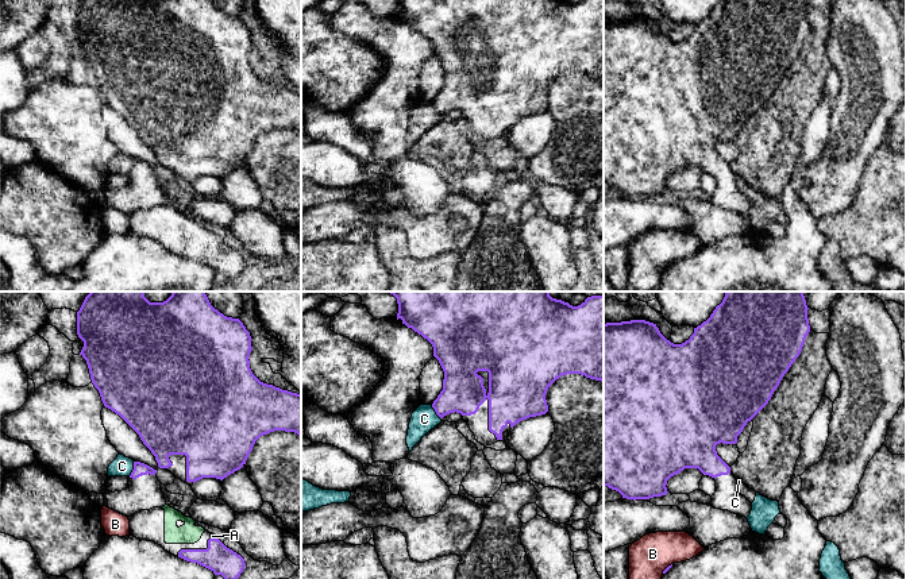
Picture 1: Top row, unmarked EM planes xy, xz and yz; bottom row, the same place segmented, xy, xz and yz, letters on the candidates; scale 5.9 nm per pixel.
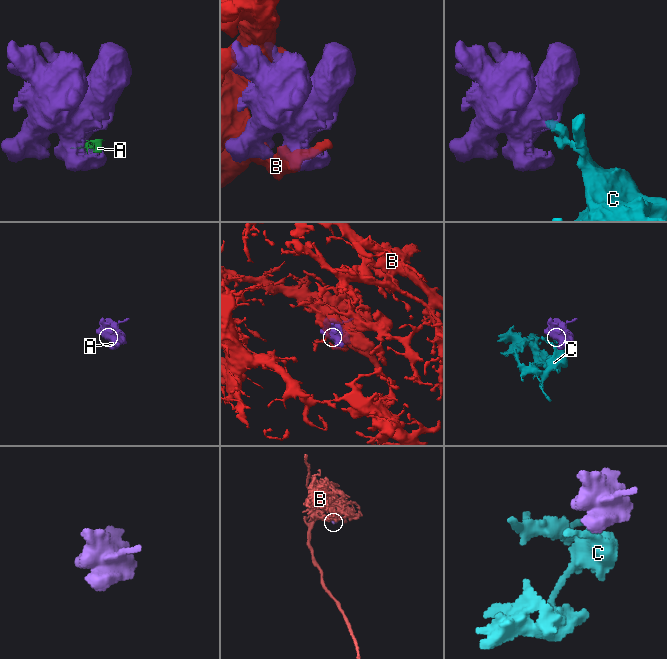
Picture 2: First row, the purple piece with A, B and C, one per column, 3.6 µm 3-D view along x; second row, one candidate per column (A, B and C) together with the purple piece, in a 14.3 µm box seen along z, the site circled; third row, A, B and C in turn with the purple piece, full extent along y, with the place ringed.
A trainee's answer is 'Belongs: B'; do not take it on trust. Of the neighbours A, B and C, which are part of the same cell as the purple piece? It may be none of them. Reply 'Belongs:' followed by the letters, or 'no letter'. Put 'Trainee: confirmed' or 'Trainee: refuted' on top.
Trainee: refuted
Belongs: A

